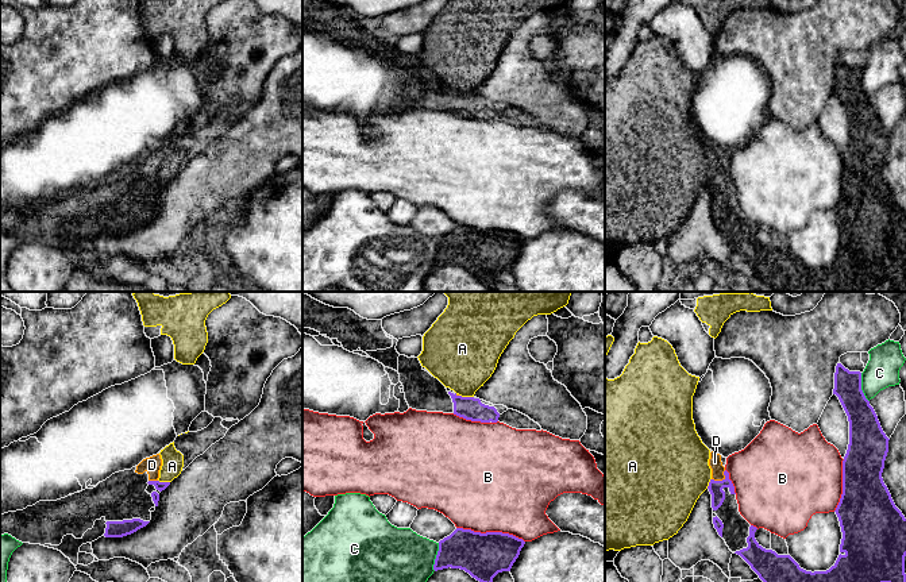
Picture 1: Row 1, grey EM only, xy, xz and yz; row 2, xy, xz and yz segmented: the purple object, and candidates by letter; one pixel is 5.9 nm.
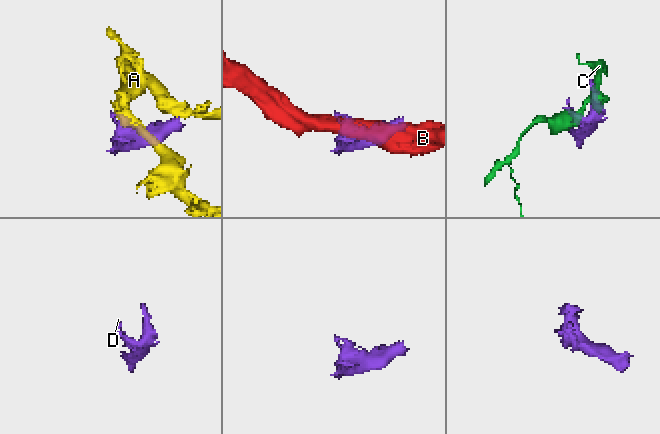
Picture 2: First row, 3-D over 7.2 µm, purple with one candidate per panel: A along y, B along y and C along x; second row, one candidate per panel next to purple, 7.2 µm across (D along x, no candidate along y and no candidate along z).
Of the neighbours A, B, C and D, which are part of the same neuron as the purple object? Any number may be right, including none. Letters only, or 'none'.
D

